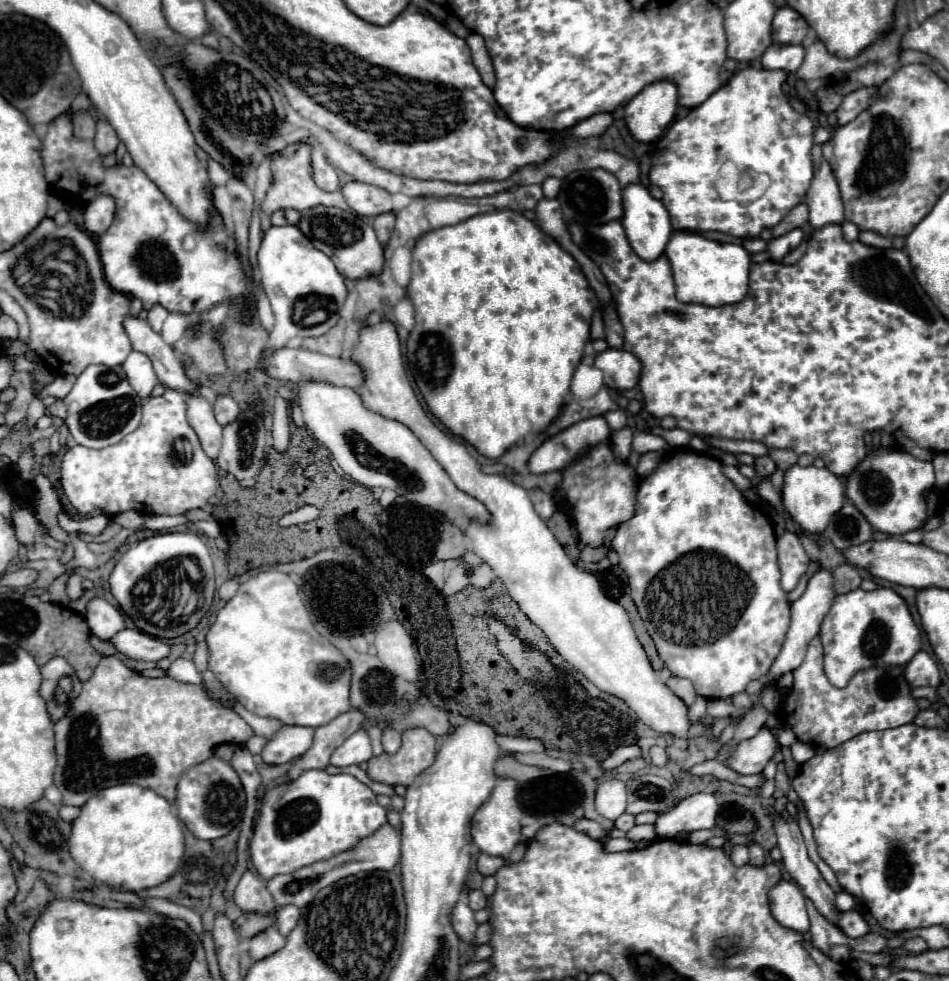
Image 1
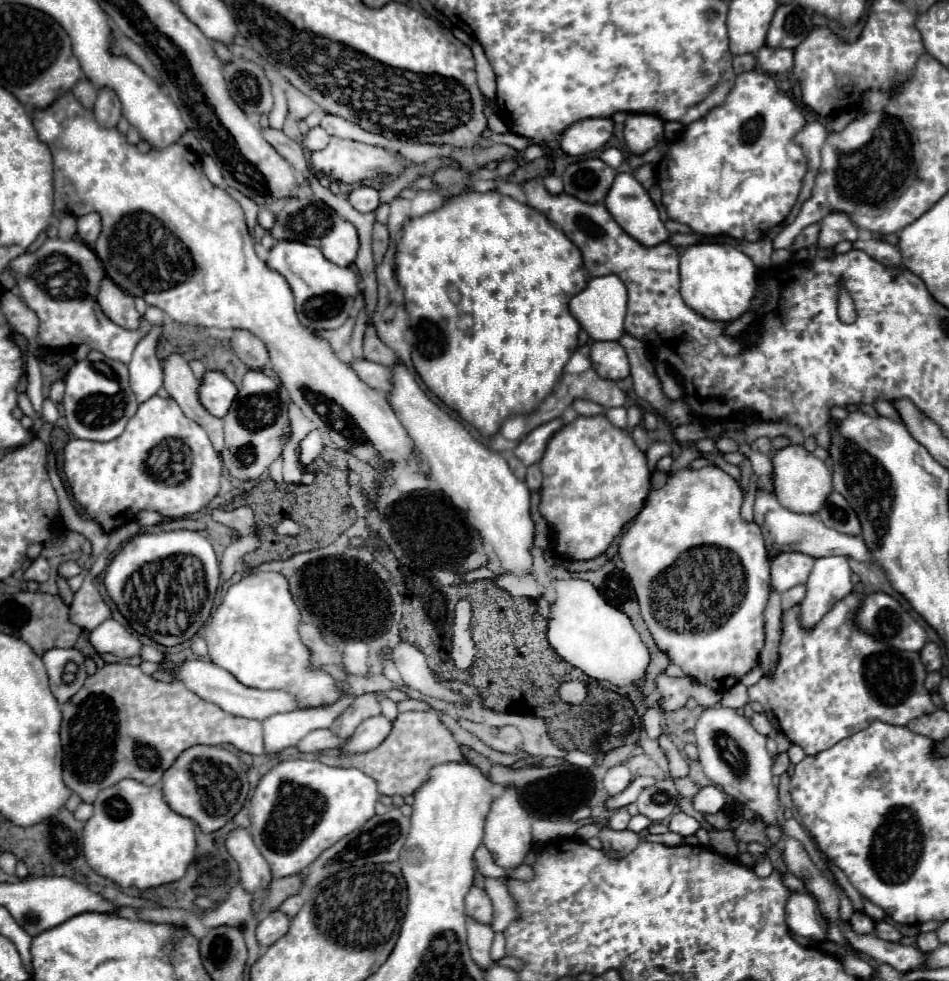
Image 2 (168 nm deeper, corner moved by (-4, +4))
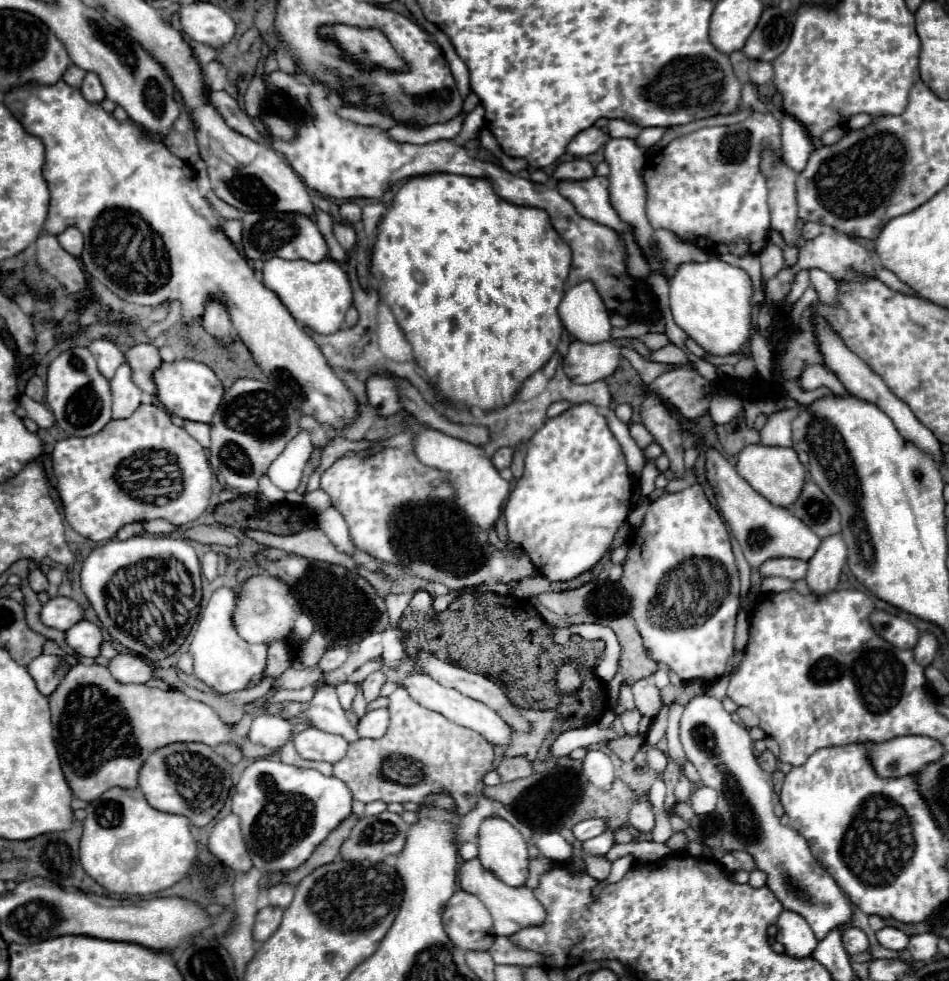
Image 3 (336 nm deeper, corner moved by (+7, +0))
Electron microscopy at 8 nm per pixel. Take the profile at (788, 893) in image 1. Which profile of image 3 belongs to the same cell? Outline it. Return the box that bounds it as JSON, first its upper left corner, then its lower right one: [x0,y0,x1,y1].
[775,910,817,958]

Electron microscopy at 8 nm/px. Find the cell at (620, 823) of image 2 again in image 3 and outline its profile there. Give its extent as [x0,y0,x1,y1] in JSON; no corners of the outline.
[573,818,605,842]

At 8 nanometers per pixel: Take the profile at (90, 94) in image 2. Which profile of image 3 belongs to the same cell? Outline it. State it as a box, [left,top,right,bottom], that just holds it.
[63,64,85,86]

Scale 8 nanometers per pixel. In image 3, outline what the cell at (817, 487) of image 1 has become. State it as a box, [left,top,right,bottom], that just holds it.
[737,444,805,506]

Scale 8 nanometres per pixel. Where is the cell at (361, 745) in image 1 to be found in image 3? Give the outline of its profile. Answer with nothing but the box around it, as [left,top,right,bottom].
[357,708,389,738]

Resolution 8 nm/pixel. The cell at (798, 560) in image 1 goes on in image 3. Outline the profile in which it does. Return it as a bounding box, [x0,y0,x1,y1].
[759,558,807,580]

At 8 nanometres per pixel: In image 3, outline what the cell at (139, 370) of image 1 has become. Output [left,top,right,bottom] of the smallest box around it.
[111,364,143,420]

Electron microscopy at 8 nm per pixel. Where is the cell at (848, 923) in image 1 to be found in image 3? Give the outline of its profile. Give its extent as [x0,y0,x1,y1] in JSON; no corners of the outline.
[843,926,869,956]

